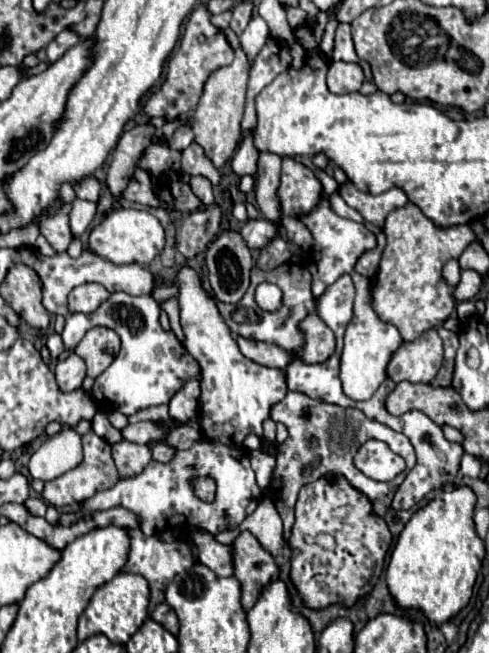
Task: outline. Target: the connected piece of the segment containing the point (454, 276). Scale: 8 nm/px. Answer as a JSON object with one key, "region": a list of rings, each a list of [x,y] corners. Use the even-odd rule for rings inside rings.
{"region":[[[452,259],[444,265],[444,279],[450,283],[450,285],[458,285],[460,283],[460,267],[458,267],[458,261]]]}

